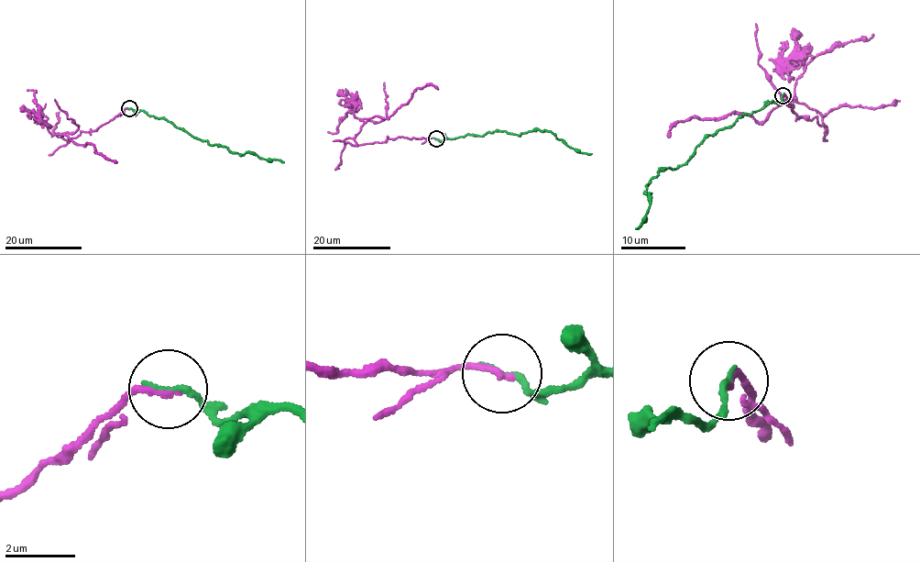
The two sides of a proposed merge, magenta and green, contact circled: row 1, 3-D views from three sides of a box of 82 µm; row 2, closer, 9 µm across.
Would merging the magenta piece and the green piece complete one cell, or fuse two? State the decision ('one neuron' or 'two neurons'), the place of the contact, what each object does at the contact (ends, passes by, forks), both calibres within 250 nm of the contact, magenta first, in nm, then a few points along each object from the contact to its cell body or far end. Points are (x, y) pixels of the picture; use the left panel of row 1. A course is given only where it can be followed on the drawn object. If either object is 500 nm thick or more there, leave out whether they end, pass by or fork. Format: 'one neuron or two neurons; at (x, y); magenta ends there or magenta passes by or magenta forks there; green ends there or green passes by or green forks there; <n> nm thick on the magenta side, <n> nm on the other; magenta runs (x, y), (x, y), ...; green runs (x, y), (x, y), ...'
two neurons; at (129, 108); magenta ends there; green ends there; 220 nm thick on the magenta side, 160 nm on the other; magenta runs (128, 108), (76, 137), (66, 139), (62, 133), (73, 141), (92, 143), (94, 151), (116, 163); green runs (128, 108), (144, 111), (171, 121), (193, 137), (227, 147), (235, 153), (250, 152), (283, 162)

